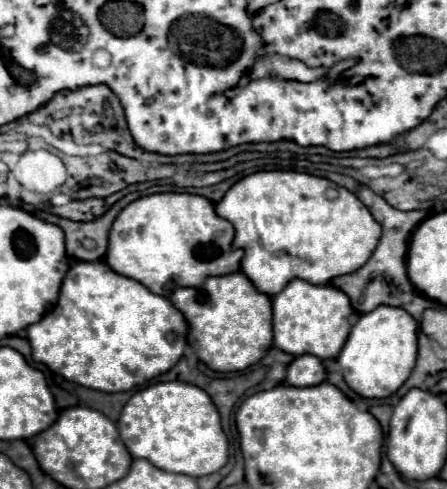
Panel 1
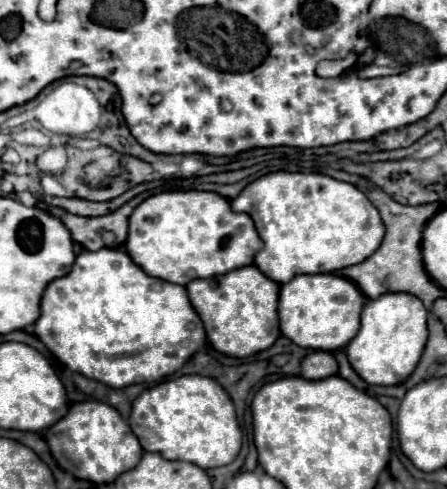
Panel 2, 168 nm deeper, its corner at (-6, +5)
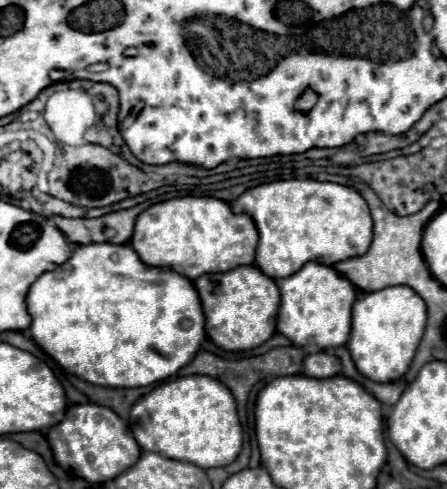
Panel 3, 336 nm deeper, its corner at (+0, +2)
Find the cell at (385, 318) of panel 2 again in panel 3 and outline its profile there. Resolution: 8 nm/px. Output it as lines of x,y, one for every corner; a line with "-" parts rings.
392,285
366,293
352,309
352,335
348,341
350,355
362,375
372,381
388,383
400,379
418,349
426,325
426,303
408,285

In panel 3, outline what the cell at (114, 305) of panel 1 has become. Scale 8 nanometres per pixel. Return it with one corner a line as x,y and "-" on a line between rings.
130,243
78,245
72,257
56,269
42,273
26,297
32,317
32,339
64,369
102,387
144,387
172,377
198,353
204,333
204,311
194,281
166,267
148,267

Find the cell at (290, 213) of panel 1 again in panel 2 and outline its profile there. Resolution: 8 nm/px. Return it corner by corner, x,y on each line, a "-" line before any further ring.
270,172
254,182
250,182
240,196
230,200
234,212
246,212
260,234
260,240
266,244
254,258
254,264
274,282
286,284
298,274
330,274
354,264
364,262
378,250
382,244
386,226
376,210
376,206
348,182
334,180
324,174
306,174
306,172

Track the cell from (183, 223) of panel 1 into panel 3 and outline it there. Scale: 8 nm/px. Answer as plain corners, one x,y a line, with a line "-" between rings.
189,195
146,209
136,221
130,243
146,265
170,267
188,279
198,279
204,273
220,273
238,265
252,265
258,231
252,217
246,213
232,213
226,201

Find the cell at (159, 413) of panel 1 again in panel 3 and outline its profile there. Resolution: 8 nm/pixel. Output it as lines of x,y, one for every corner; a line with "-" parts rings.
208,375
178,377
154,387
130,411
130,429
144,451
194,463
202,469
230,465
242,449
242,427
230,389

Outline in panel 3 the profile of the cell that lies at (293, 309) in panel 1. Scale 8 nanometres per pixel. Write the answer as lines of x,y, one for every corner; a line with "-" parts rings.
308,261
308,265
304,265
294,275
280,279
278,285
280,285
280,293
282,293
282,303
280,303
280,311
278,311
278,331
282,335
286,335
294,345
304,345
308,339
314,339
322,349
346,345
346,341
350,337
352,303
356,301
356,289
346,277
340,277
340,273
336,273
336,269
332,269
328,265

